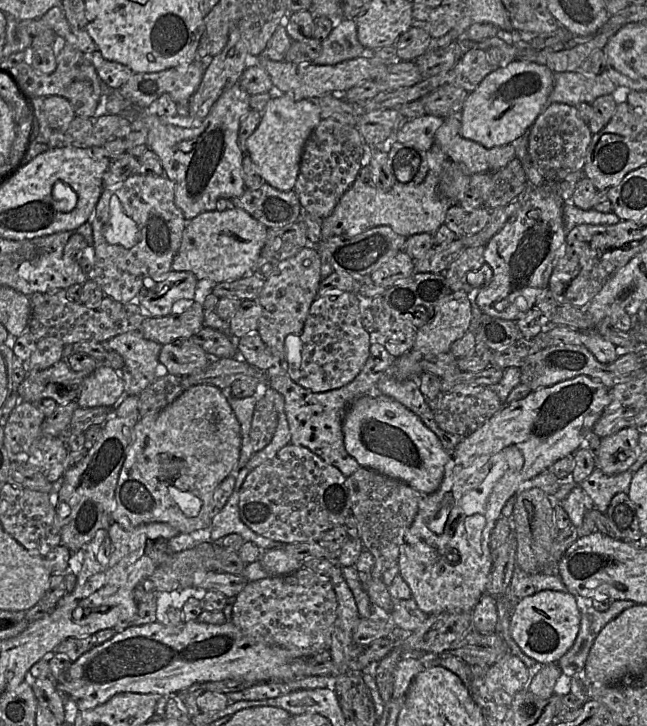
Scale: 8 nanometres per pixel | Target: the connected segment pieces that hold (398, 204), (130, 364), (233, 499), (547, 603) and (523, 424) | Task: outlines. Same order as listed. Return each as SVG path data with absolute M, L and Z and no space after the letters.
M434 144L427 150L427 161L427 175L417 185L395 182L389 190L382 190L373 184L363 182L357 176L343 193L331 214L322 219L321 238L359 233L372 226L388 226L404 237L420 233L434 234L445 223L446 212L454 203L443 198L438 191L442 173L449 161L446 154Z
M141 331L126 332L103 343L106 343L108 346L108 351L116 351L124 360L123 368L118 371L124 382L124 392L114 403L113 407L111 407L112 410L115 410L127 396L139 395L162 373L159 361L162 345L145 338Z
M242 468L236 477L235 487L228 502L220 511L215 511L211 520L209 540L220 542L229 534L239 534L244 540L255 543L262 551L272 548L283 548L286 543L280 543L252 531L240 518L239 499L240 489L251 470Z
M543 590L521 599L510 619L510 633L524 654L541 664L557 663L574 644L581 612L571 592Z
M586 375L541 387L526 397L504 405L496 414L450 452L439 488L424 495L413 522L407 529L398 555L399 575L408 584L412 598L427 614L443 611L473 610L485 593L492 568L489 538L501 517L506 501L516 495L528 481L556 460L574 454L584 445L592 428L610 403L609 389Z

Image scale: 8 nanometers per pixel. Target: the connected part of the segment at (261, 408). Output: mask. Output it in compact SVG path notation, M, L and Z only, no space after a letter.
M259 397L254 408L250 439L253 451L265 448L272 440L278 423L278 414L274 404L265 397Z

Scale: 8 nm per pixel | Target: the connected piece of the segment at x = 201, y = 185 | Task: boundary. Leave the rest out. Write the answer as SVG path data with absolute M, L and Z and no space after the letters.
M238 83L226 89L210 109L199 126L191 128L177 127L161 120L156 115L139 108L131 114L133 130L146 130L149 149L159 157L164 176L174 185L174 199L186 221L201 213L222 210L230 207L229 200L243 194L245 185L242 178L243 154L238 144L238 132L241 120L250 110L250 95Z

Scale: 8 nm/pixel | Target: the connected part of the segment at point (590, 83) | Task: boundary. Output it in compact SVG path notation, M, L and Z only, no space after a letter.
M581 69L556 72L548 103L564 103L575 107L583 102L592 104L598 97L613 94L617 87L607 69L601 74L586 73Z

